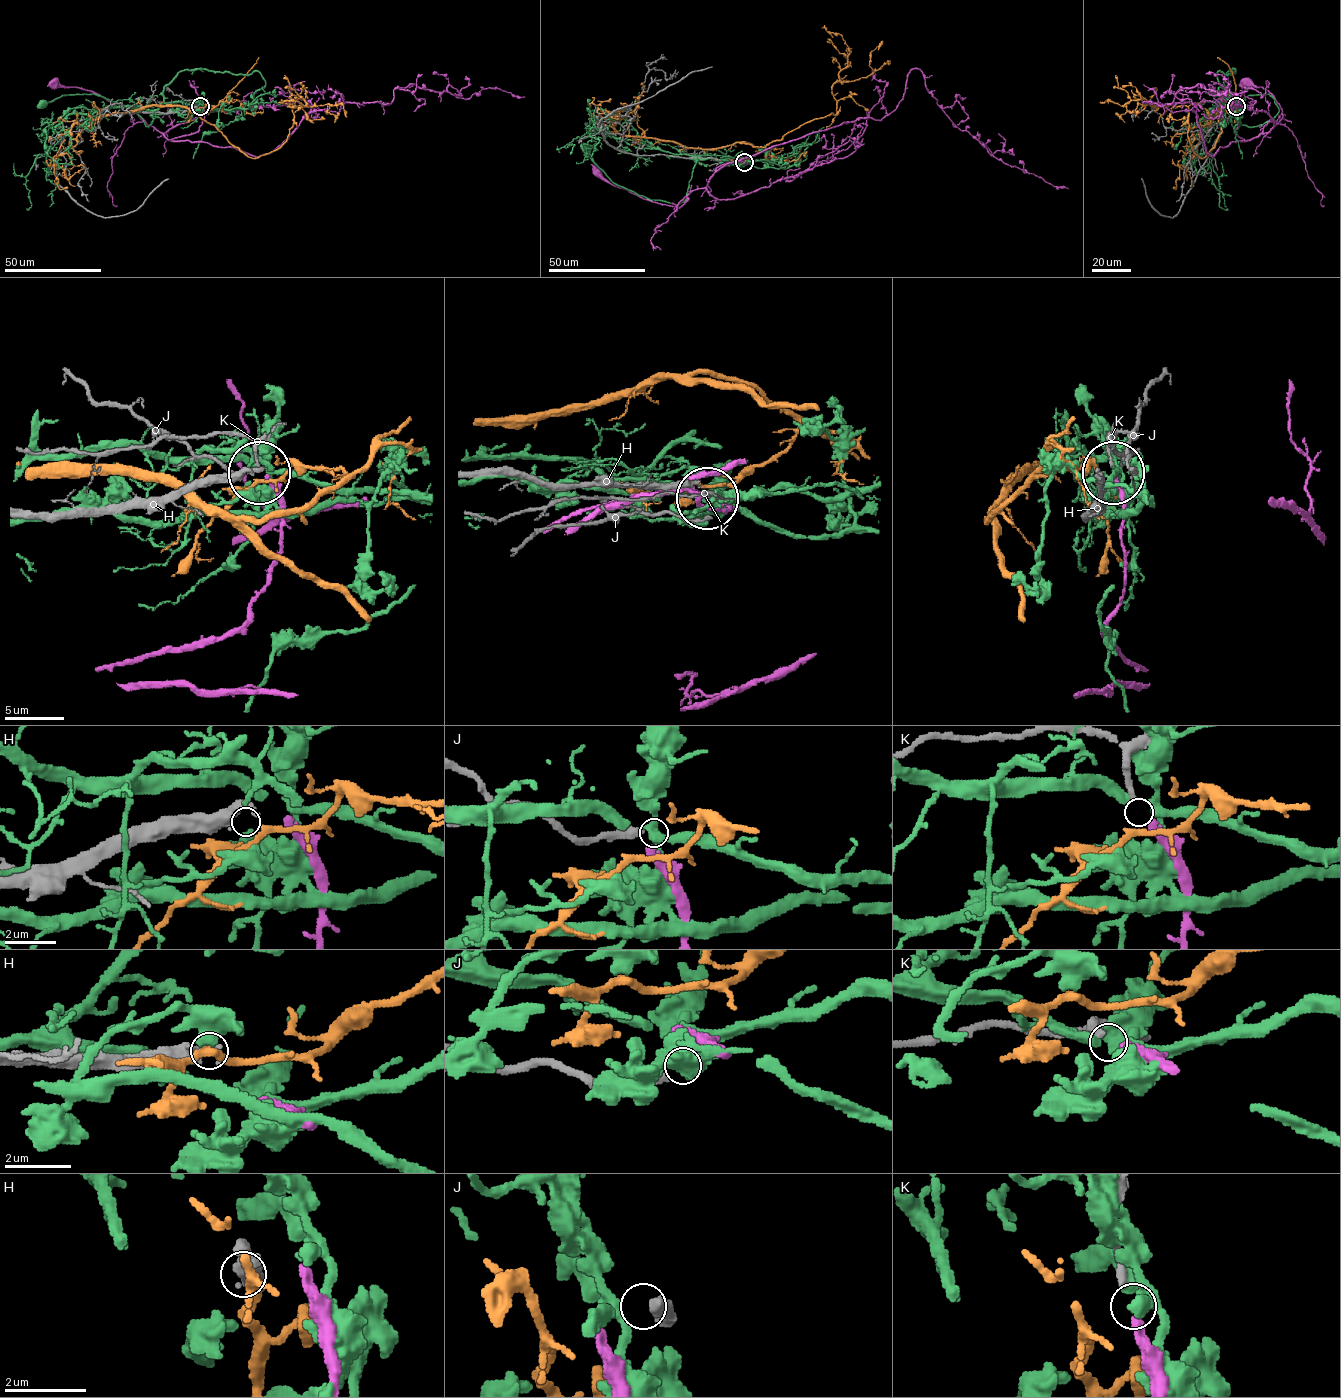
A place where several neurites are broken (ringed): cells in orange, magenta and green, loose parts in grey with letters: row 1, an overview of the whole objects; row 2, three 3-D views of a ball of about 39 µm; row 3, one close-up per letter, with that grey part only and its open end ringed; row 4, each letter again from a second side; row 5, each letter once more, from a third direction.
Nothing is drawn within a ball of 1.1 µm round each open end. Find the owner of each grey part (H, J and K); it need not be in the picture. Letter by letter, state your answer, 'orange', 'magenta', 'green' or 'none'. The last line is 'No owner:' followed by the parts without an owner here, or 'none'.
H: none
J: none
K: magenta
No owner: H, J

